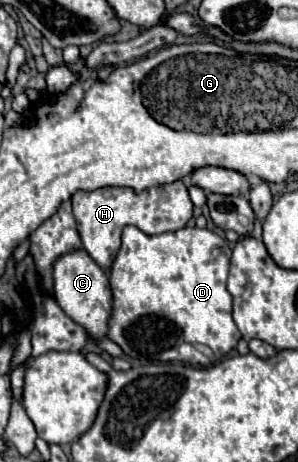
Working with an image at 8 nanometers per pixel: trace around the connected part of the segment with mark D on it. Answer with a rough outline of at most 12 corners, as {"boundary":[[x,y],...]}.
{"boundary":[[126,227],[108,339],[220,361],[242,339],[232,249],[208,229]]}

